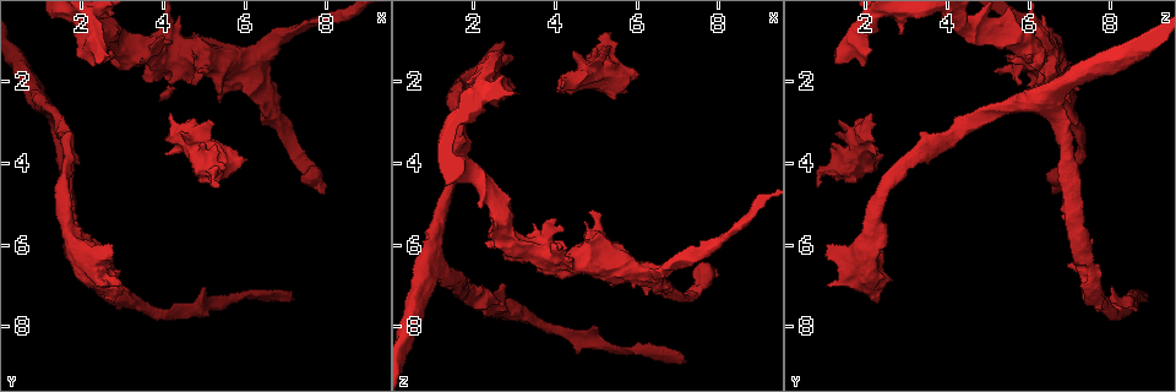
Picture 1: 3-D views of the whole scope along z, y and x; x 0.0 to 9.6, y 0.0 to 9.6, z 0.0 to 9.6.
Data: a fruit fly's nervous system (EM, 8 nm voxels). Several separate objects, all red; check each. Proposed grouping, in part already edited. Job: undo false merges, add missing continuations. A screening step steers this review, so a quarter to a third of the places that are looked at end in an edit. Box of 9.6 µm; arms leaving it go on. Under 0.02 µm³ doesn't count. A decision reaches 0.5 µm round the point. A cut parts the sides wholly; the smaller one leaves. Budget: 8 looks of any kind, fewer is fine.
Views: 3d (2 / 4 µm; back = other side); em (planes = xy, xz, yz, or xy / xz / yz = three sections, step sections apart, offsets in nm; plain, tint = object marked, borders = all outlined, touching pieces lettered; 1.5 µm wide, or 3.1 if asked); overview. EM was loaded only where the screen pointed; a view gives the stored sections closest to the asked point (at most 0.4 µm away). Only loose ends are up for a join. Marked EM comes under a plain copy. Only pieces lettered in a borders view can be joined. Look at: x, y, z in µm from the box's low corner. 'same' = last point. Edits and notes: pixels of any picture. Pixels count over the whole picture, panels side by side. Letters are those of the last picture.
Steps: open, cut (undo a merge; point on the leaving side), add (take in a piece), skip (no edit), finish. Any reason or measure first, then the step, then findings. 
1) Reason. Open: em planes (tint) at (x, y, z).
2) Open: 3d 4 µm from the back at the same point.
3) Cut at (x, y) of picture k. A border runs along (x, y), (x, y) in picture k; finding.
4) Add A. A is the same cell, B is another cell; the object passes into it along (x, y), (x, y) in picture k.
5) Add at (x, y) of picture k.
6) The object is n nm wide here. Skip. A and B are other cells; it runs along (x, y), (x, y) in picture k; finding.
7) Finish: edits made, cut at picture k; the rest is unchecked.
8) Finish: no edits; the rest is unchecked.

Open: em yz step 4 (tint) at (3.30, 7.50, 7.85).

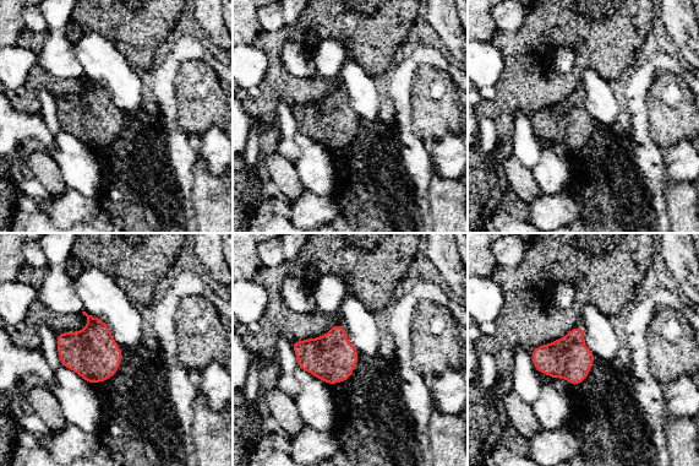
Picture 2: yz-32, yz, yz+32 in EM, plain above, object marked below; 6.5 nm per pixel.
Open: em planes (tint) at the same point.

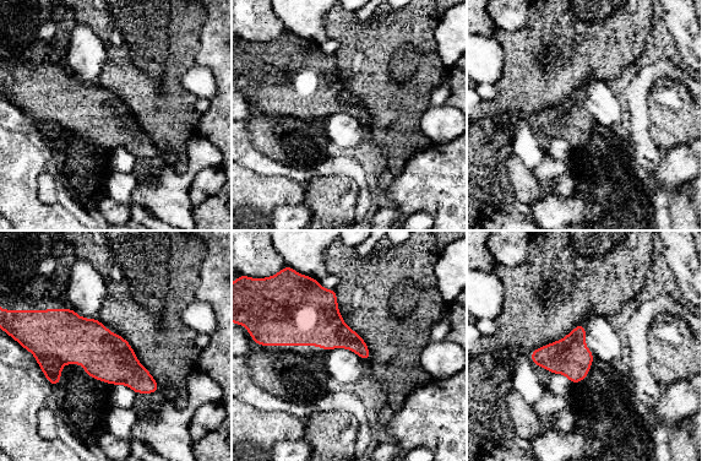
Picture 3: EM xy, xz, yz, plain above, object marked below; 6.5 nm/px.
Open: em planes (borders) at the same point.

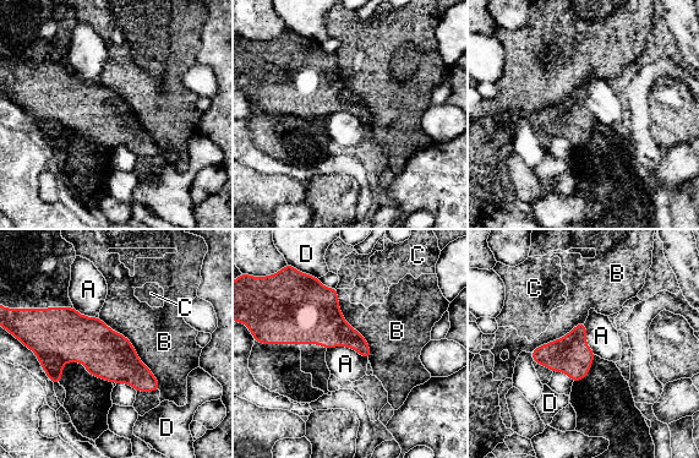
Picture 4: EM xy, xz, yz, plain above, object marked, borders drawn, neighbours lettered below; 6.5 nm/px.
Skip. A, B, C and D are other cells; a border runs along (327, 348), (349, 347), (367, 360) in picture 4; one neuron here.

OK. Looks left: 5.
Free end. Open: em yz step 8 (tint) at (7.15, 7.30, 8.85).

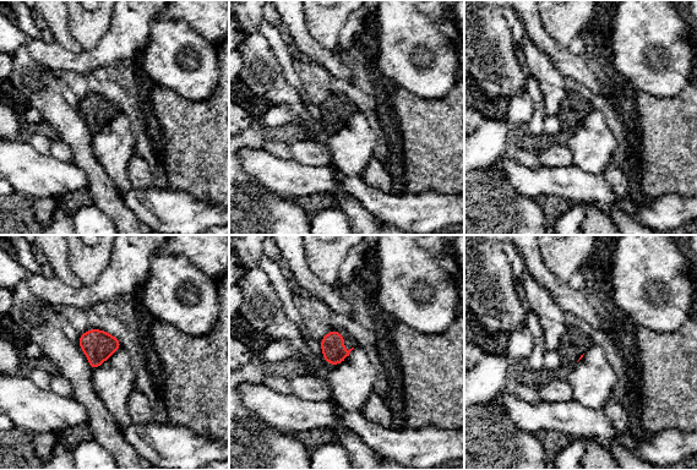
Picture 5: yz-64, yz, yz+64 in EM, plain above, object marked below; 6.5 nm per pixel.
Another direction. Open: em planes (borders) at the same point.

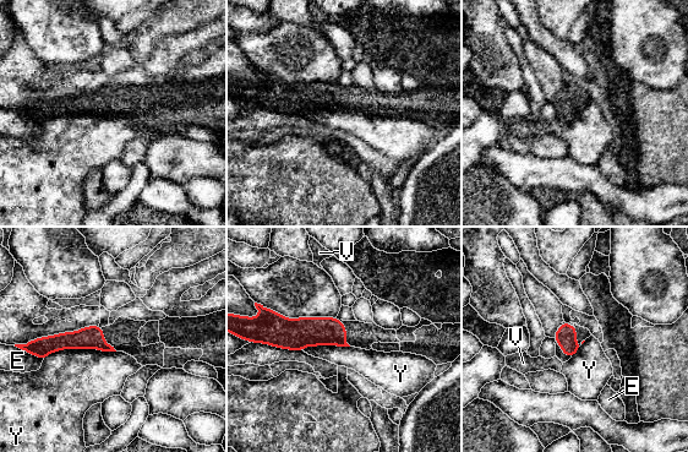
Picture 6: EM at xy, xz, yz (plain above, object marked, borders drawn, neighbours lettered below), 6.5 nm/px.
The object is 140 nm wide here. Skip. E, V and Y are other cells; a border runs along (115, 350), (60, 349), (43, 360) in picture 6; no lettered piece goes on from it.

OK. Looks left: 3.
Sudden change in width. Open: 3d 4 µm at (2.85, 1.35, 6.05).

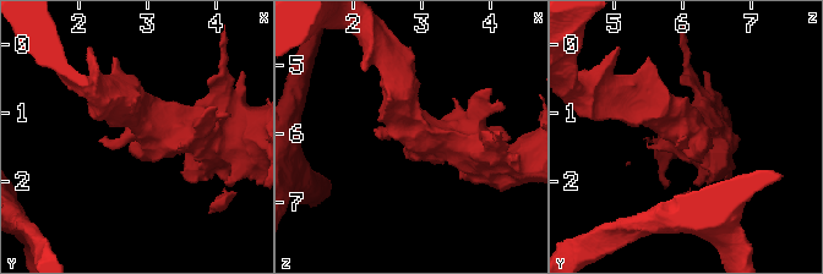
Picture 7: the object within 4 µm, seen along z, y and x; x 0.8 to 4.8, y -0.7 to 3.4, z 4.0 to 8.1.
Need the tissue. Open: em xy step 8 (tint) at (2.85, 1.30, 6.05).

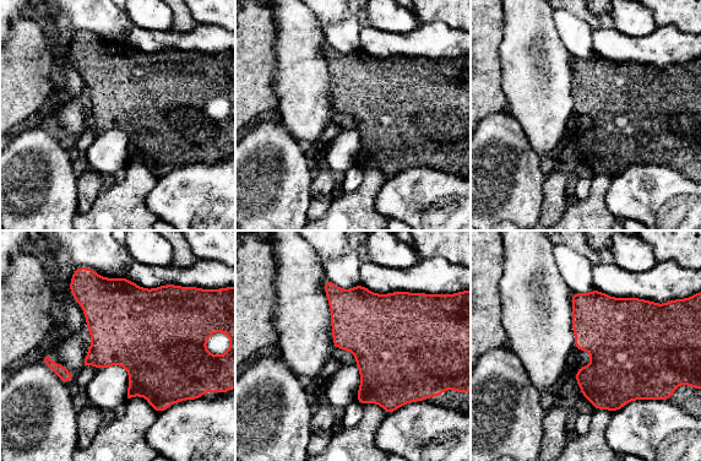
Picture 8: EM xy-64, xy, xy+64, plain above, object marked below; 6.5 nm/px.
Another direction. Open: em planes (borders) at the same point.

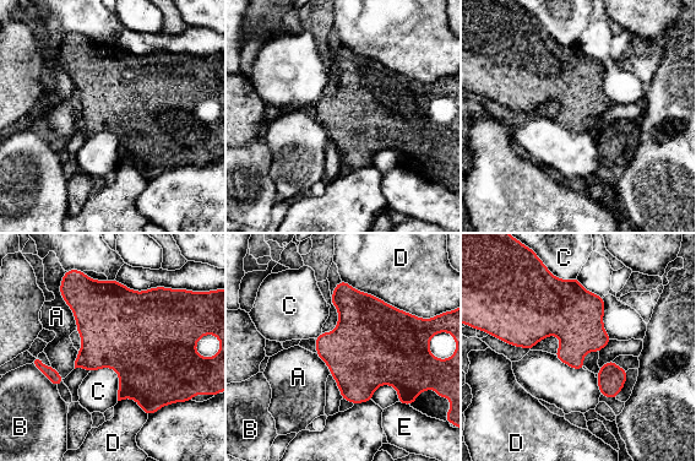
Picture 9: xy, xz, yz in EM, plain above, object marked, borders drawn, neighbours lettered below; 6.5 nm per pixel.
The object is 300 nm wide here. Skip. A, B, C, D and E are other cells; all the same neuron.

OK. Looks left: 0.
Finish: no edits; the rest is unchecked.

